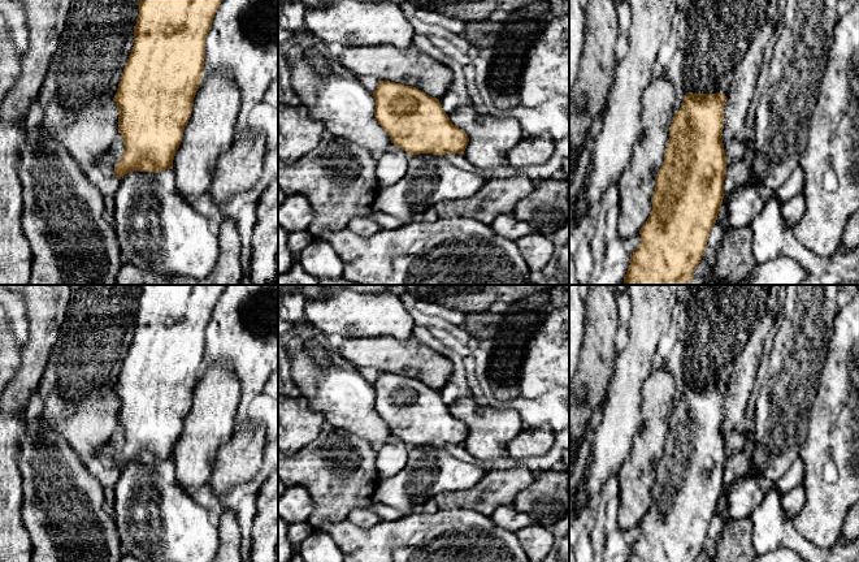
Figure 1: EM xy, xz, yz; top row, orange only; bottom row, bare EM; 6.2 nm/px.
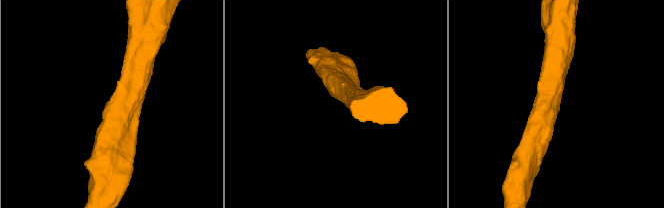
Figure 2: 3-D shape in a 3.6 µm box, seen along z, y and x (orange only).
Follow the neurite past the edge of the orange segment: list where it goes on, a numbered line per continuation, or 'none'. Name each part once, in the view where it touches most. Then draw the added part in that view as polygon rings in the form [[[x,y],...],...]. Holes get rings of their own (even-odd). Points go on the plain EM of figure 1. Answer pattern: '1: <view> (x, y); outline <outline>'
none

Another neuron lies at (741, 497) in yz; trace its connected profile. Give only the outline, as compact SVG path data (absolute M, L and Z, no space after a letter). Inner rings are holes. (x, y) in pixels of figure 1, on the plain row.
M765 477L734 479L724 488L721 502L725 503L729 518L741 519L750 516L764 496L773 489L777 489L776 483Z

